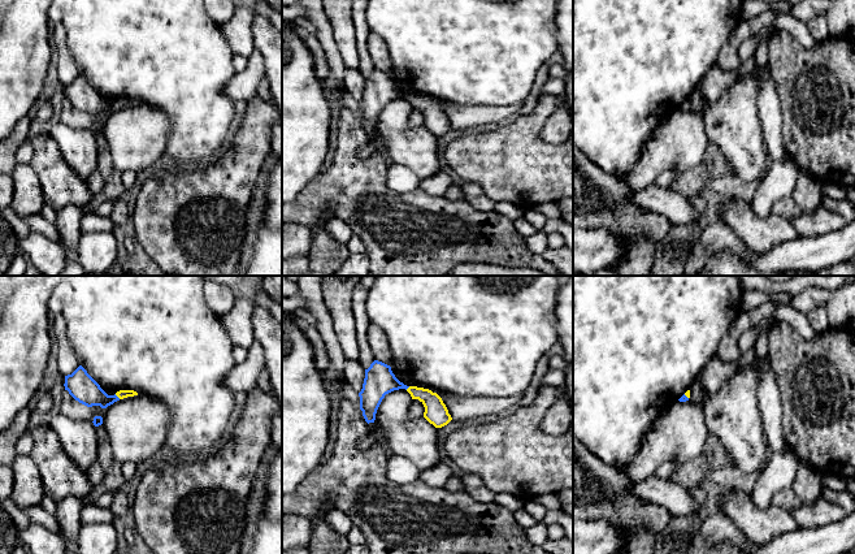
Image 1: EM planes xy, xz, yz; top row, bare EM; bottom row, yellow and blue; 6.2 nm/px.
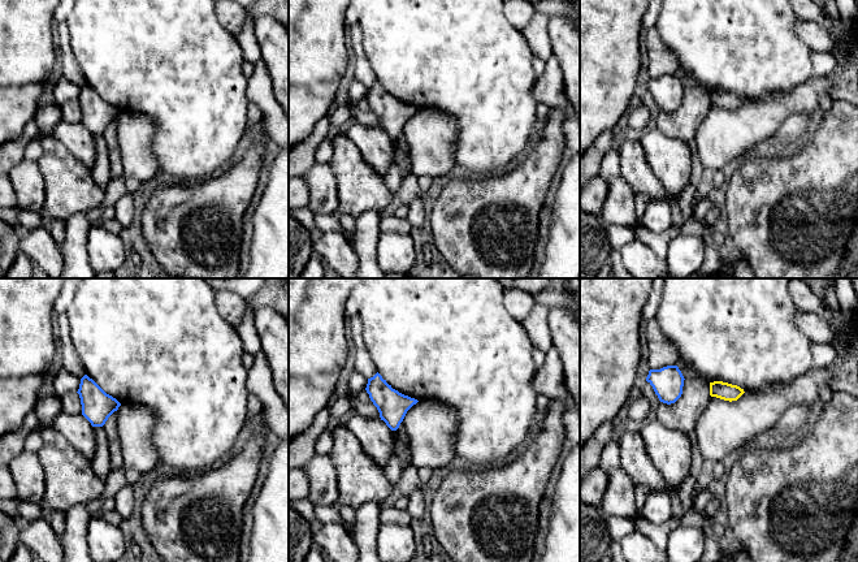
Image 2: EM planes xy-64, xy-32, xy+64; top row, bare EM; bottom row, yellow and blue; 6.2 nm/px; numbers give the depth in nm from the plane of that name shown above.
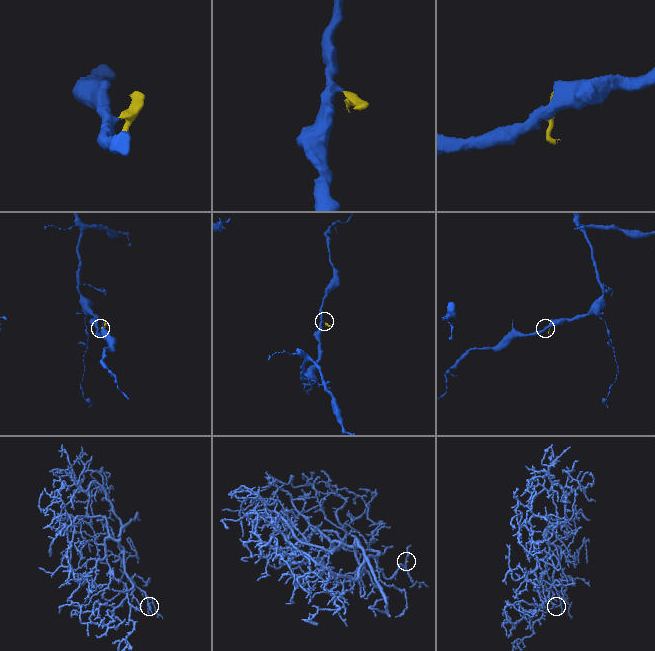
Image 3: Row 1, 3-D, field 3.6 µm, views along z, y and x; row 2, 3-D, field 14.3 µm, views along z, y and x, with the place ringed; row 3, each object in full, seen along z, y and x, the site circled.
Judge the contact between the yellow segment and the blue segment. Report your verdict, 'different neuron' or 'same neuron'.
same neuron

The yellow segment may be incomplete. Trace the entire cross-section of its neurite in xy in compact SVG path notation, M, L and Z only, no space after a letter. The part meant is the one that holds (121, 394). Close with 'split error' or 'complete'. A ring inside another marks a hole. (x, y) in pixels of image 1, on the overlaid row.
M82 365L71 375L65 376L64 386L75 401L87 407L107 408L120 399L138 395L134 390L120 390L114 395L108 395Z | split error

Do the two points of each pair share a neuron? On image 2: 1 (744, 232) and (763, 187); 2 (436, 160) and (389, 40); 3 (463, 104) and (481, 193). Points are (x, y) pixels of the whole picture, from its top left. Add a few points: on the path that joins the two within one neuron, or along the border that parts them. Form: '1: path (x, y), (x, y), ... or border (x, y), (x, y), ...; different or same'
1: path (748, 221), (752, 210), (763, 198); same
2: border (419, 108), (436, 108), (449, 116); different
3: border (507, 168), (492, 174), (469, 176); different

